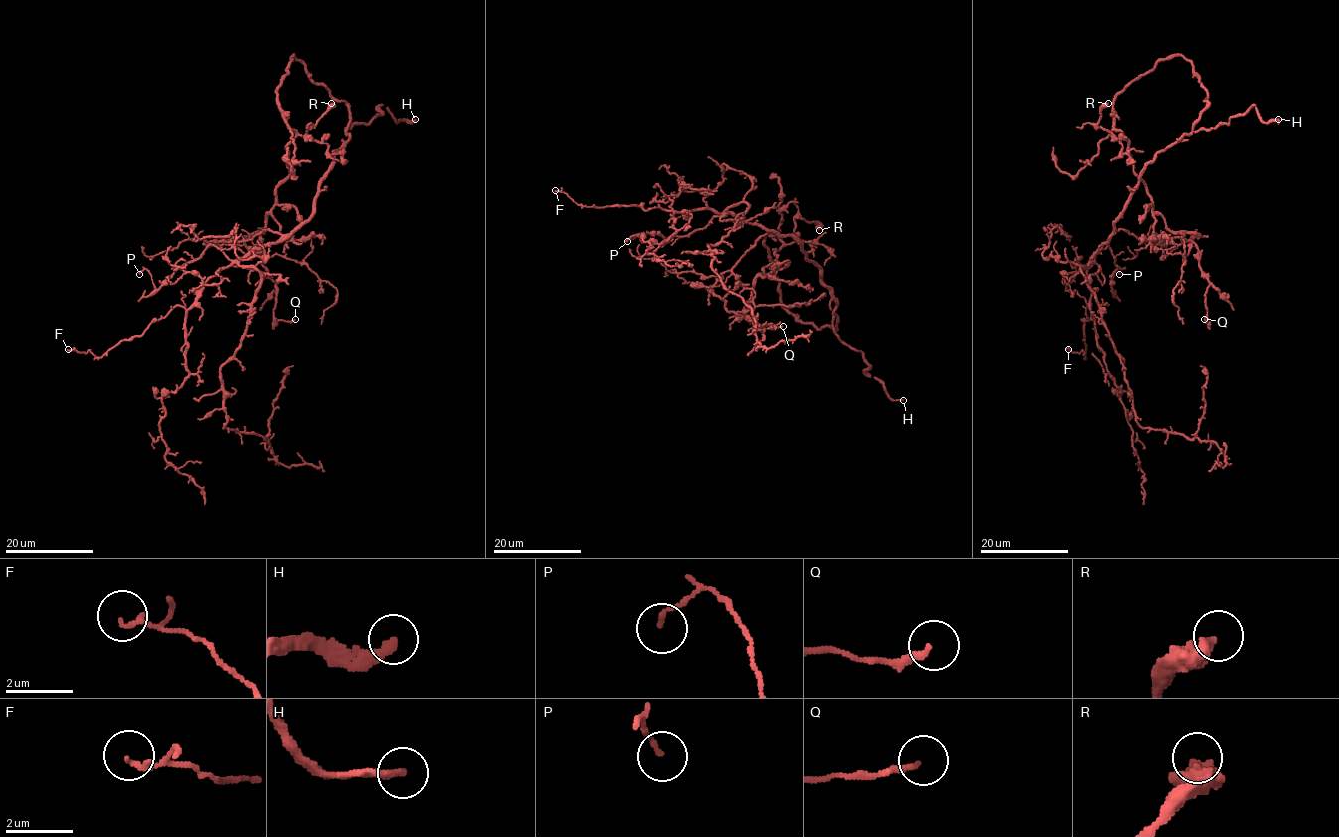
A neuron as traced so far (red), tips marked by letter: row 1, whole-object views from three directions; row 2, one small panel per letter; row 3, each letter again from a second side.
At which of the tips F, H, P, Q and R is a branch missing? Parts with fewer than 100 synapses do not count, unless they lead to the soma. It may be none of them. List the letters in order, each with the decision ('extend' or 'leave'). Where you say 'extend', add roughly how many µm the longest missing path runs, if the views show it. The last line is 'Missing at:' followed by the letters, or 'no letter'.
F: leave
H: extend; missing 15 µm
P: leave
Q: leave
R: leave
Missing at: H

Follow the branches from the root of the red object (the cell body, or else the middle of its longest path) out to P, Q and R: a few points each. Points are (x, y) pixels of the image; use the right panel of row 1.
P: (1102, 247), (1092, 258), (1107, 245), (1110, 247), (1116, 265), (1111, 289), (1111, 277), (1116, 268), (1119, 274)
Q: (1102, 247), (1120, 229), (1169, 254), (1185, 256), (1193, 243), (1210, 283), (1204, 319)
R: (1102, 247), (1120, 229), (1169, 254), (1185, 256), (1192, 245), (1153, 211), (1125, 137), (1096, 125), (1108, 103)

